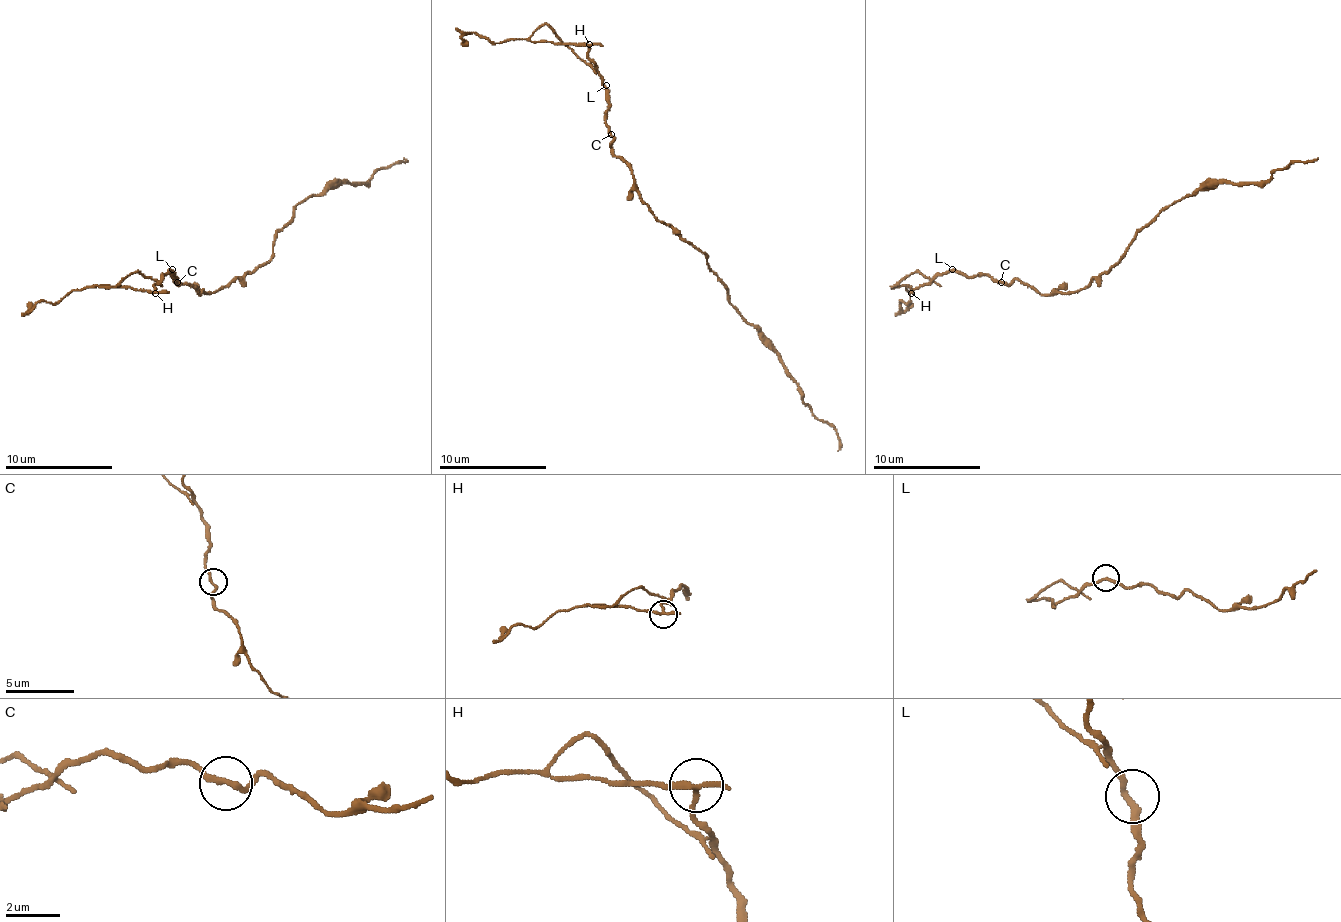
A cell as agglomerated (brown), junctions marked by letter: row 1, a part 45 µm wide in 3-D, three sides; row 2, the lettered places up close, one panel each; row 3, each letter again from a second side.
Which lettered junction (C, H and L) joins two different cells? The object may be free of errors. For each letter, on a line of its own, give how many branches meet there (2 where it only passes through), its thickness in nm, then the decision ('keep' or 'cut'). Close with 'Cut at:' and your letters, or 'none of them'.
C: branches 2; calibre 200 nm; keep
H: branches 2; calibre 240 nm; cut
L: branches 2; calibre 240 nm; keep
Cut at: H

